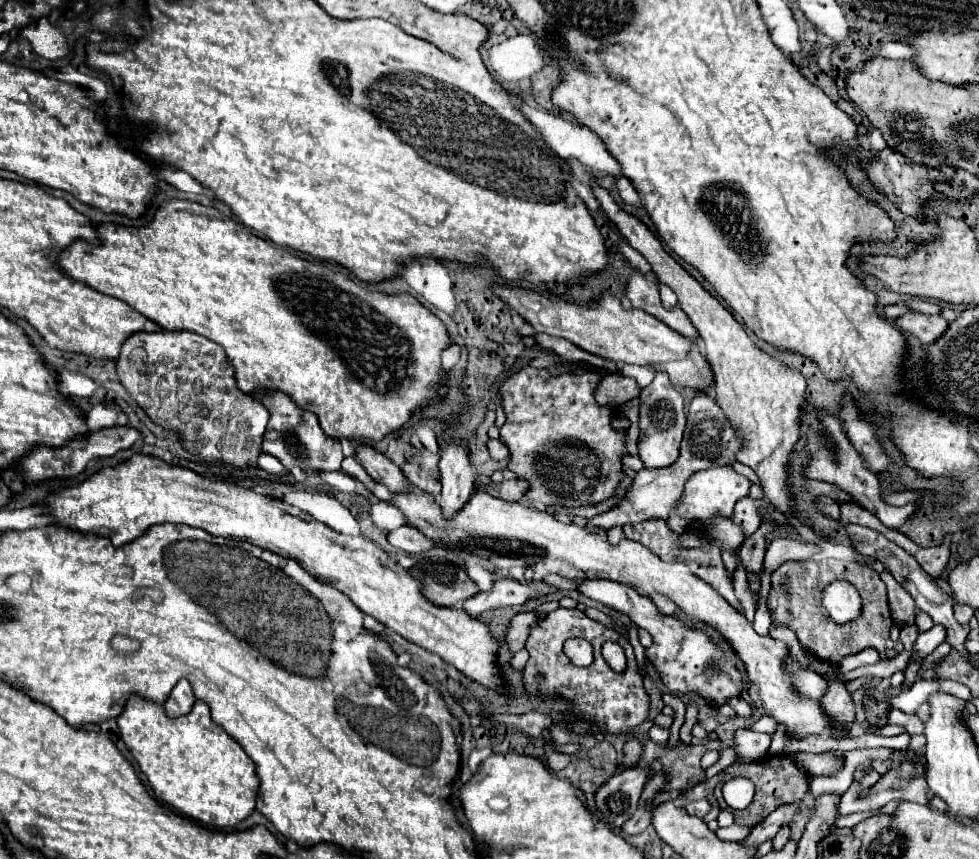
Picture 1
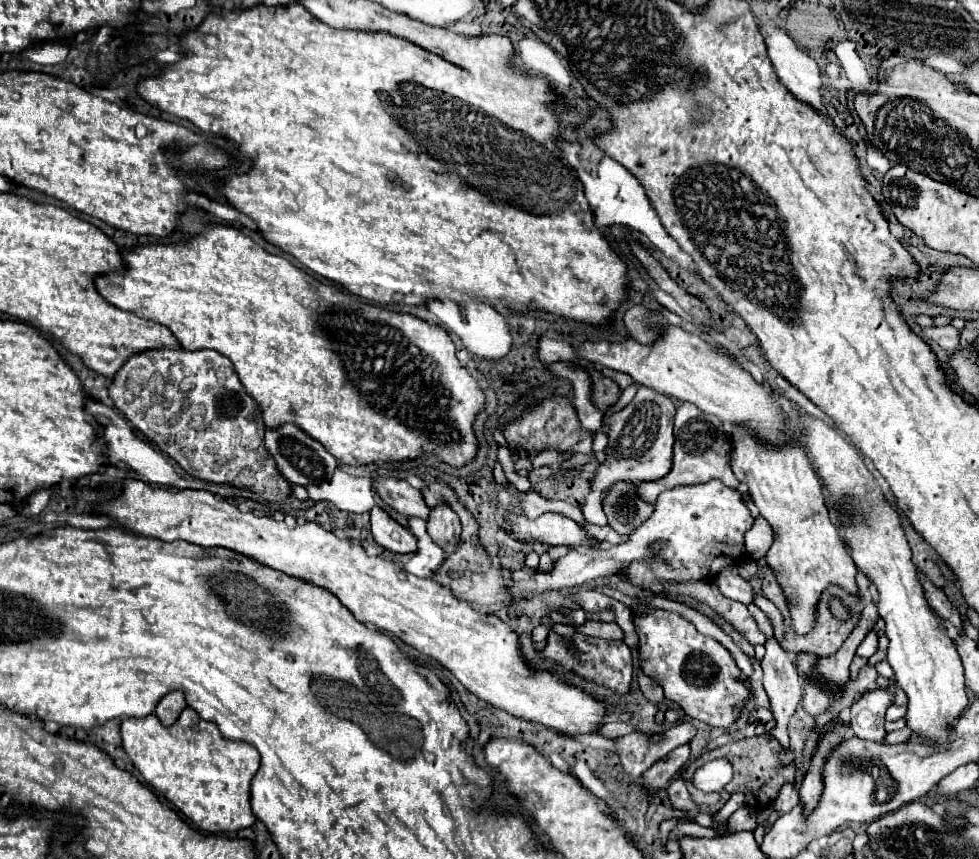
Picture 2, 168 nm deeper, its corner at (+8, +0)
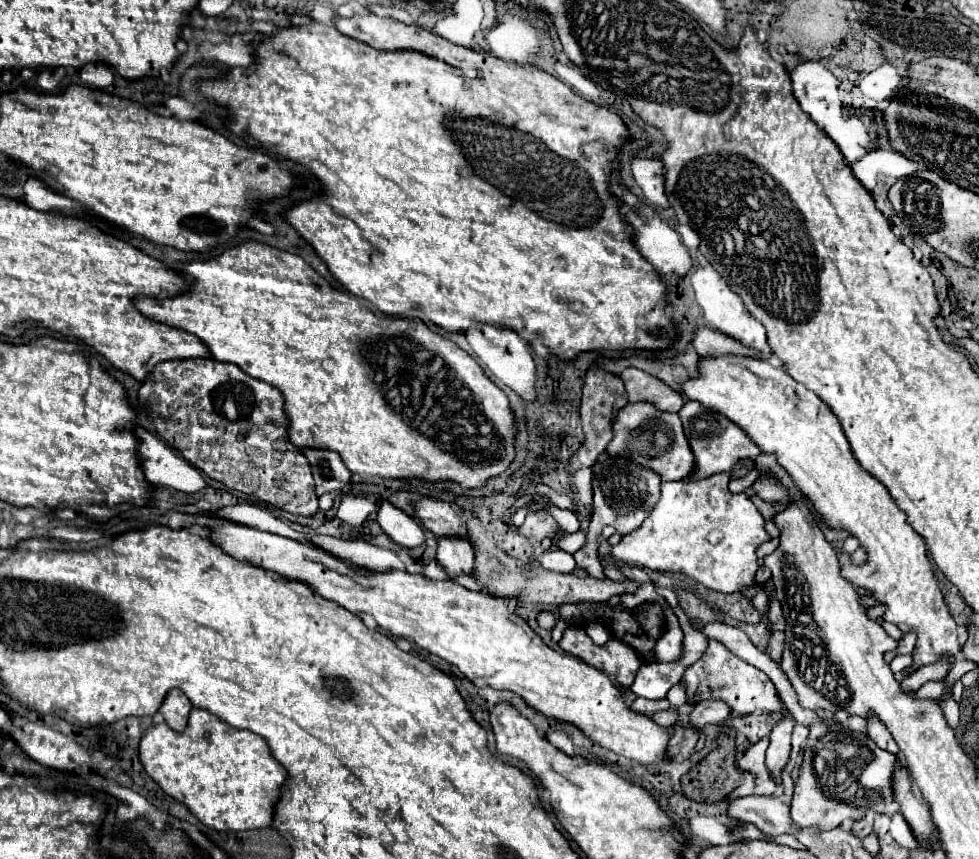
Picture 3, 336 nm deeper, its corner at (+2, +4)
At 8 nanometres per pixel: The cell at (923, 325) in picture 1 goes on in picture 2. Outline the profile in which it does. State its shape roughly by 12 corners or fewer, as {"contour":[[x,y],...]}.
{"contour":[[953,326],[923,328],[927,340],[935,340],[949,352],[961,350],[959,330]]}

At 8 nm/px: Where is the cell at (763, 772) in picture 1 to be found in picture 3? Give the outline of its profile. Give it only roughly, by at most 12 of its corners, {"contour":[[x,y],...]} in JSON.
{"contour":[[721,746],[683,778],[683,794],[713,804],[739,786],[737,756]]}

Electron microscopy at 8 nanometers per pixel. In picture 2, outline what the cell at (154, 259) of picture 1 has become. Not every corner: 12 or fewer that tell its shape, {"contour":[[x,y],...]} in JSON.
{"contour":[[233,226],[123,250],[119,310],[349,466],[475,460],[437,324]]}

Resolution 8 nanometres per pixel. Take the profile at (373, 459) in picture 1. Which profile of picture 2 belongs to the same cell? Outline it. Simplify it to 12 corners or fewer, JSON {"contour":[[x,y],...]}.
{"contour":[[379,478],[377,494],[407,518],[429,518],[421,490]]}

